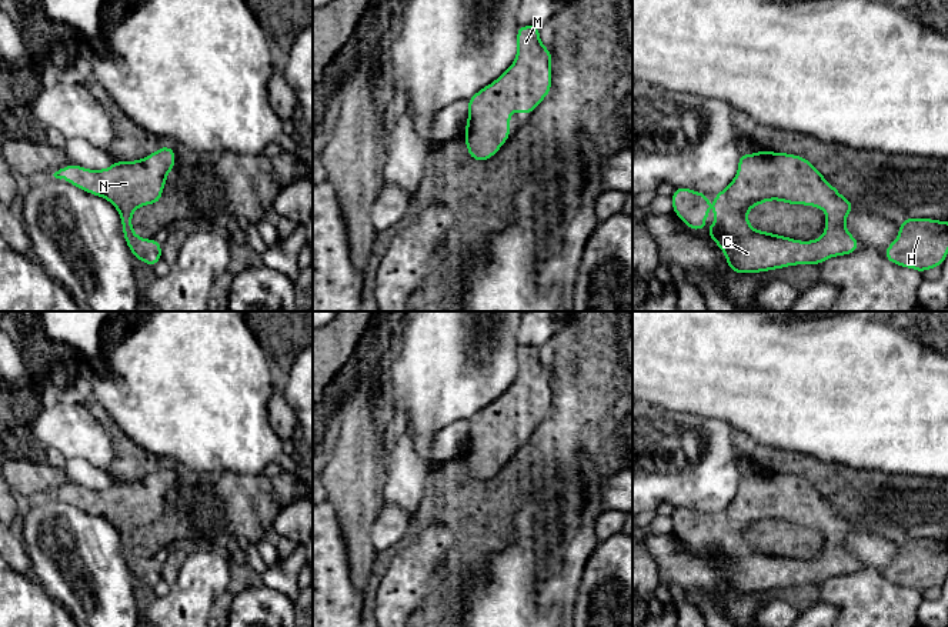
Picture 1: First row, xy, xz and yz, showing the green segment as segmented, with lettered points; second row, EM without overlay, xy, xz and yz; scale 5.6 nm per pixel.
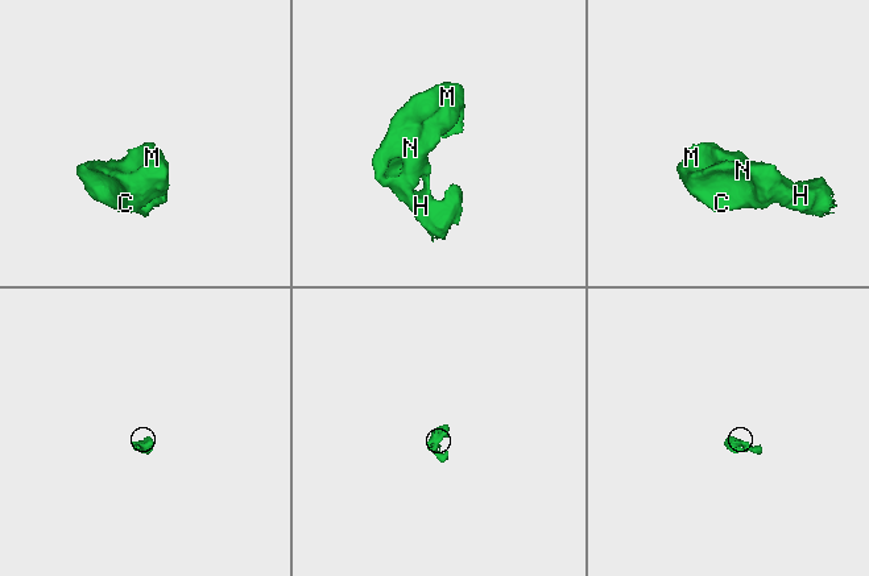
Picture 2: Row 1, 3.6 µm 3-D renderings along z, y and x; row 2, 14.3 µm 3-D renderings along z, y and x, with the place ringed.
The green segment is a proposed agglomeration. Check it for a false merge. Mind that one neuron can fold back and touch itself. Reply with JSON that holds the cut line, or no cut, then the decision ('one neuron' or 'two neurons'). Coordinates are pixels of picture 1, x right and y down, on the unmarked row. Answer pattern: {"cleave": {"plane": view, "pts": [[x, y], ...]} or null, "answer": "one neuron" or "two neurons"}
{"cleave": null, "answer": "one neuron"}

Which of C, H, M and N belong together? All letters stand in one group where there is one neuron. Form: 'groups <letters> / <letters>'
groups C H M N

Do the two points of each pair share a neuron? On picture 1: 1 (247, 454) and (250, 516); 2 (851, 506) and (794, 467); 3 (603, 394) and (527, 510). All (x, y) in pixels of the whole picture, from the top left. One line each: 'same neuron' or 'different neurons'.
1: different neurons
2: same neuron
3: different neurons

